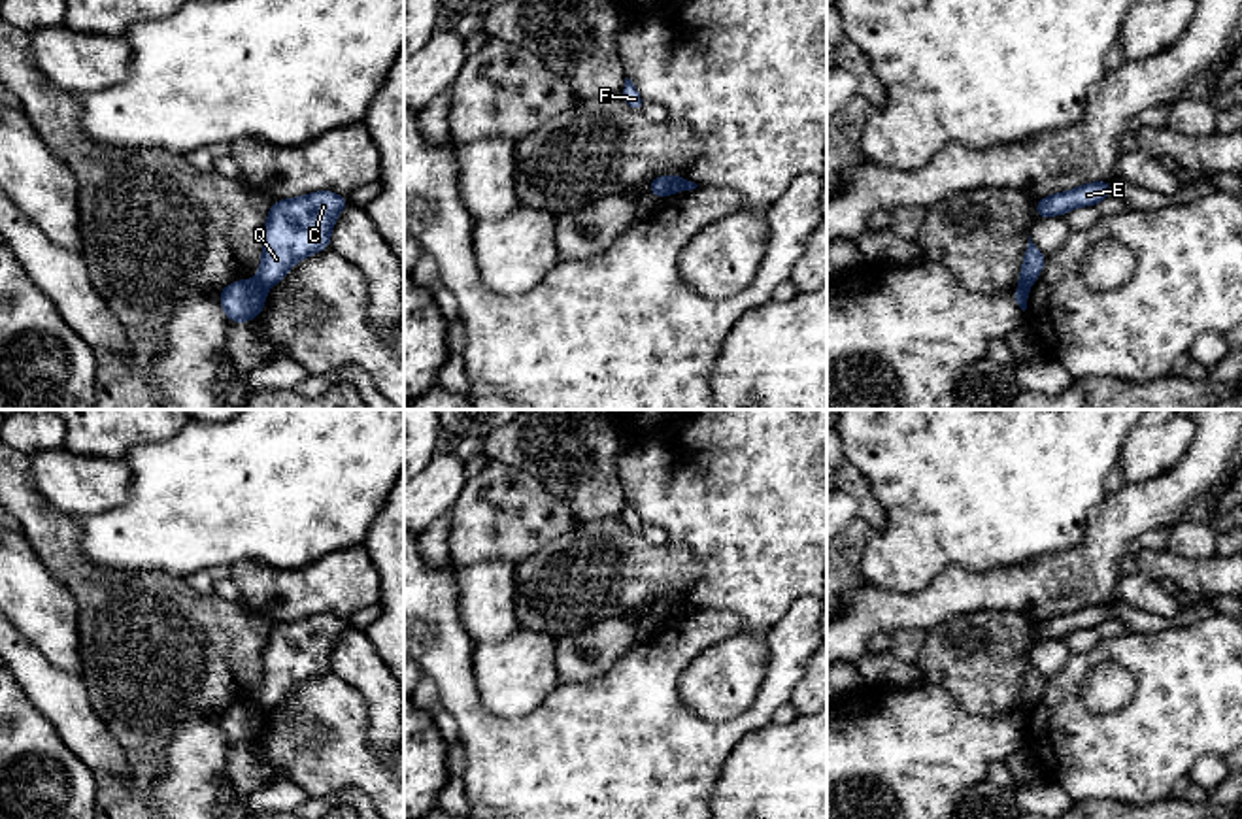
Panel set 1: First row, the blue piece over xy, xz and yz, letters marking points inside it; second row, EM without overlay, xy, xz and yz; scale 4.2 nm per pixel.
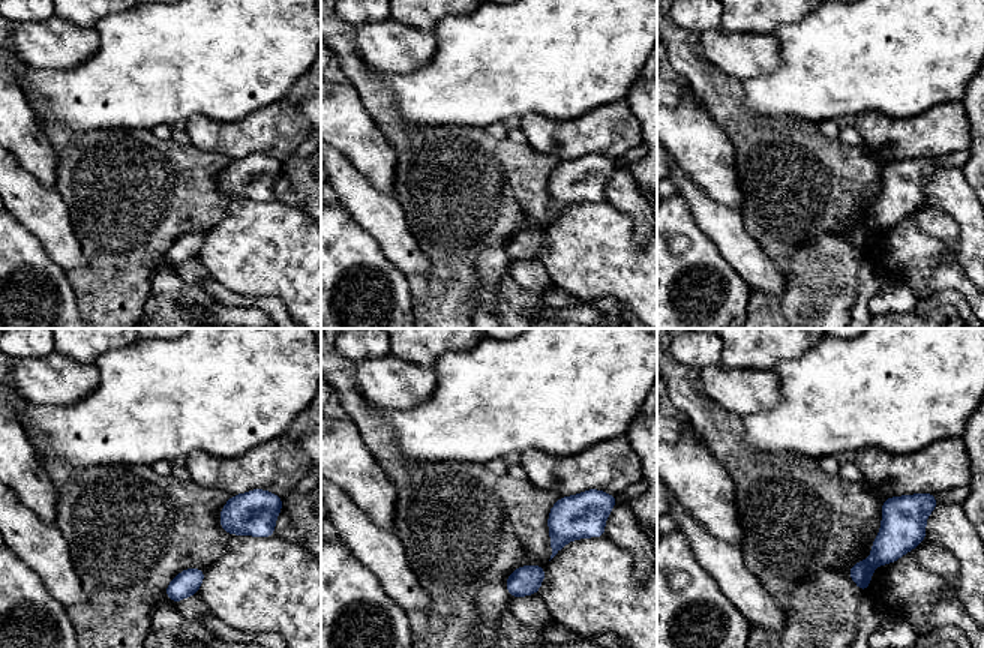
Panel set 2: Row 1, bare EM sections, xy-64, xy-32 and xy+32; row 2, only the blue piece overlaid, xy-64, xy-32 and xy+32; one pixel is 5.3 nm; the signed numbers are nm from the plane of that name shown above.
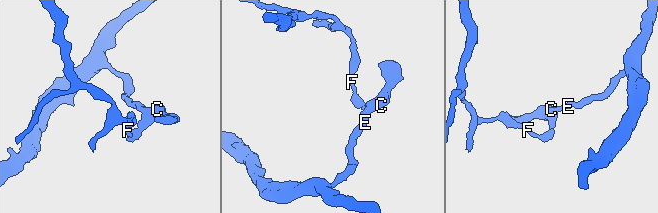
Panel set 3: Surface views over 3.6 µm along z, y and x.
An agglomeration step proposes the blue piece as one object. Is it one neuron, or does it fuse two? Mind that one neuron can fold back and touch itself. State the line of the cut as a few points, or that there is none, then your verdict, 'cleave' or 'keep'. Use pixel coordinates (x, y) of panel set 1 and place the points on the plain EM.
cut xy (255, 702), (263, 712); cleave

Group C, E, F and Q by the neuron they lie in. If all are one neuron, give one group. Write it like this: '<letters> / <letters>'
C E Q / F

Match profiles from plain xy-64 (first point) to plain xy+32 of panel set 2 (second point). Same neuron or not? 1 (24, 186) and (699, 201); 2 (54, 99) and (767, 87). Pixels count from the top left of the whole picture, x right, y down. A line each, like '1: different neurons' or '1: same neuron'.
1: same neuron
2: same neuron

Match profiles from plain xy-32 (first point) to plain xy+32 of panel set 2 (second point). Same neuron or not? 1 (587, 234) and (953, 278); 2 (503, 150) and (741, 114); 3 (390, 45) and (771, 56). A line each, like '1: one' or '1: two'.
1: one
2: one
3: one

